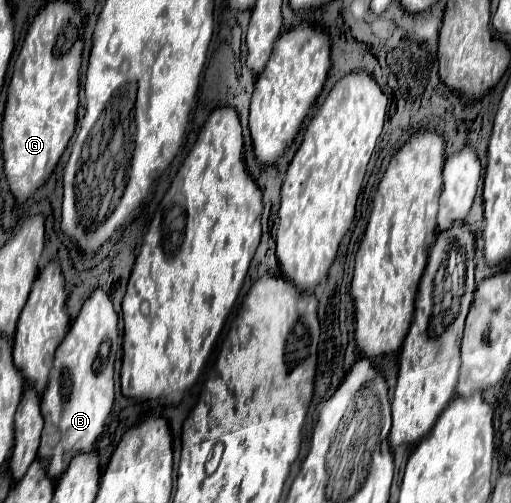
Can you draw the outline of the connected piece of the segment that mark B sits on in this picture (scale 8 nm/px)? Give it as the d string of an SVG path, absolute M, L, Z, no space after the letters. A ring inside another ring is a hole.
M95 289L83 303L69 333L55 353L53 371L41 399L41 413L45 427L41 435L39 455L49 459L47 473L57 479L69 465L71 457L81 451L91 451L105 427L105 419L113 407L113 363L119 347L117 313L105 291ZM101 345L107 345L103 359L99 359Z

